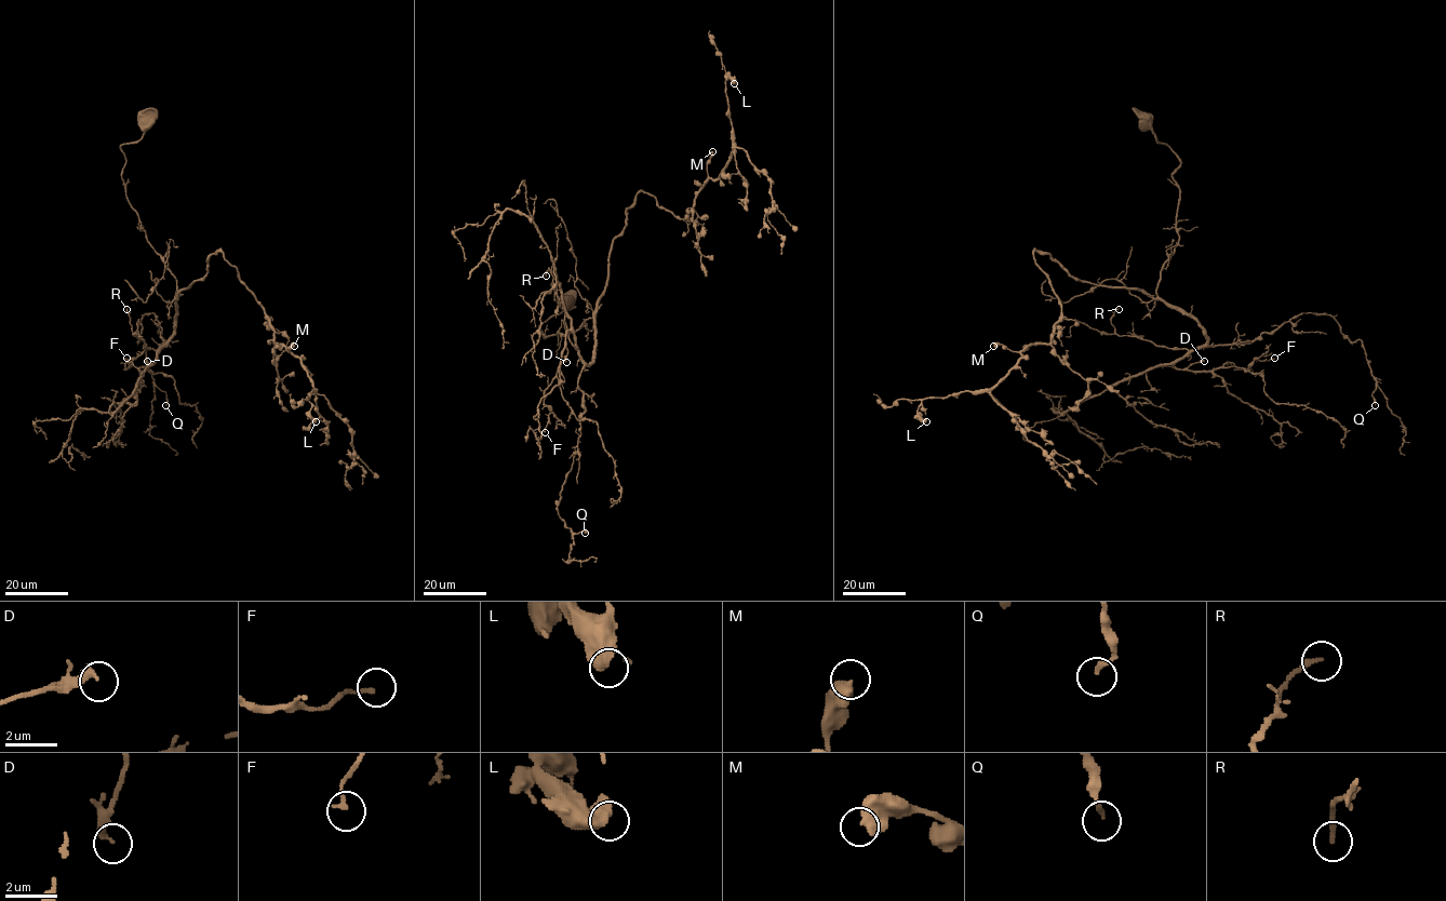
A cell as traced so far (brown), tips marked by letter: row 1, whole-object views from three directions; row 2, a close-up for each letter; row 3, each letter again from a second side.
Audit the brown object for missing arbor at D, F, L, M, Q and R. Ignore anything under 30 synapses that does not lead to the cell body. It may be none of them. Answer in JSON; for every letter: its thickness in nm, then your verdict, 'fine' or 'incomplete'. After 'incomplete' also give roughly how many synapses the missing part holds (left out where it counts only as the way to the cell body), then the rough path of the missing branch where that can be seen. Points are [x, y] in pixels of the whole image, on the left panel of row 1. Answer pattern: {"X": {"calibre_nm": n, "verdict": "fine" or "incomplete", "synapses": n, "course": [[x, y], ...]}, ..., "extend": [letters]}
{"D": {"calibre_nm": 300, "verdict": "fine"}, "F": {"calibre_nm": 180, "verdict": "fine"}, "L": {"calibre_nm": 440, "verdict": "fine"}, "M": {"calibre_nm": 600, "verdict": "fine"}, "Q": {"calibre_nm": 170, "verdict": "fine"}, "R": {"calibre_nm": 190, "verdict": "fine"}, "extend": []}

